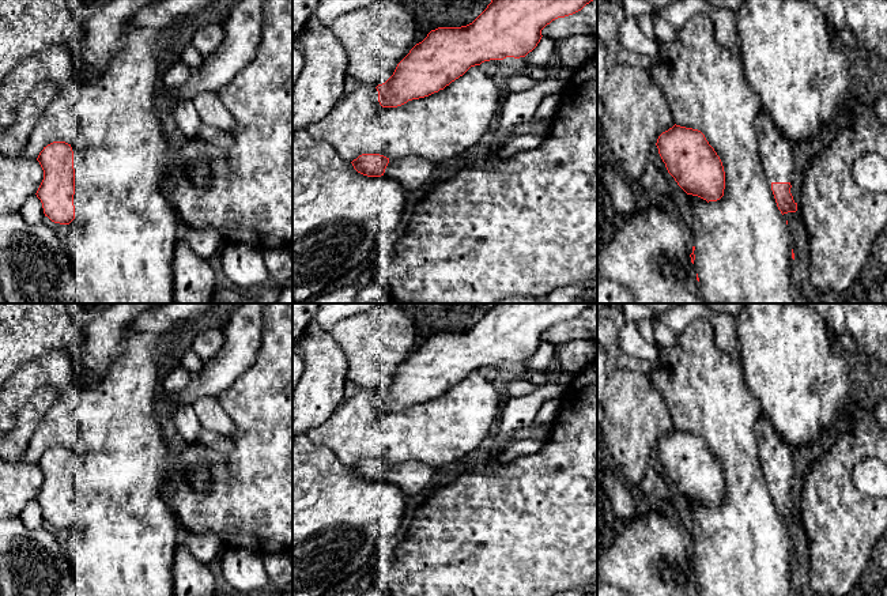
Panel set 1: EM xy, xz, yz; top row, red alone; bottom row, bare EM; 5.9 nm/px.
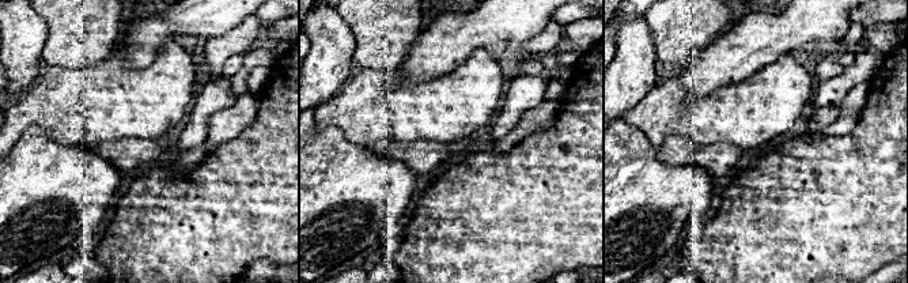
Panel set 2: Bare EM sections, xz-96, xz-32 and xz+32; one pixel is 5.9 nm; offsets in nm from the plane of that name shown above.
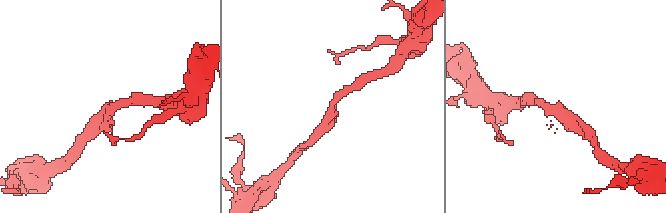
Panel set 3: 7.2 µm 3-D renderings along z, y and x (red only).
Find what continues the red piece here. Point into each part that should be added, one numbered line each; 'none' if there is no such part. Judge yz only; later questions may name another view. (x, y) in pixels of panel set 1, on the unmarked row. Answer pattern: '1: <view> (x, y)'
1: yz (776, 459)

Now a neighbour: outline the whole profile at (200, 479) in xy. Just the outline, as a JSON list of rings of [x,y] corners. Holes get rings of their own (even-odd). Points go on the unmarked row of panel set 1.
[[[195,467],[188,472],[189,482],[196,493],[205,495],[211,490],[212,479],[208,467]]]

